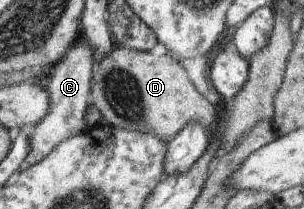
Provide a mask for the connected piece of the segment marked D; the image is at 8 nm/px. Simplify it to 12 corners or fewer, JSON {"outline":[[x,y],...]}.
{"outline":[[121,45],[92,65],[107,124],[164,143],[220,110],[175,56]]}

